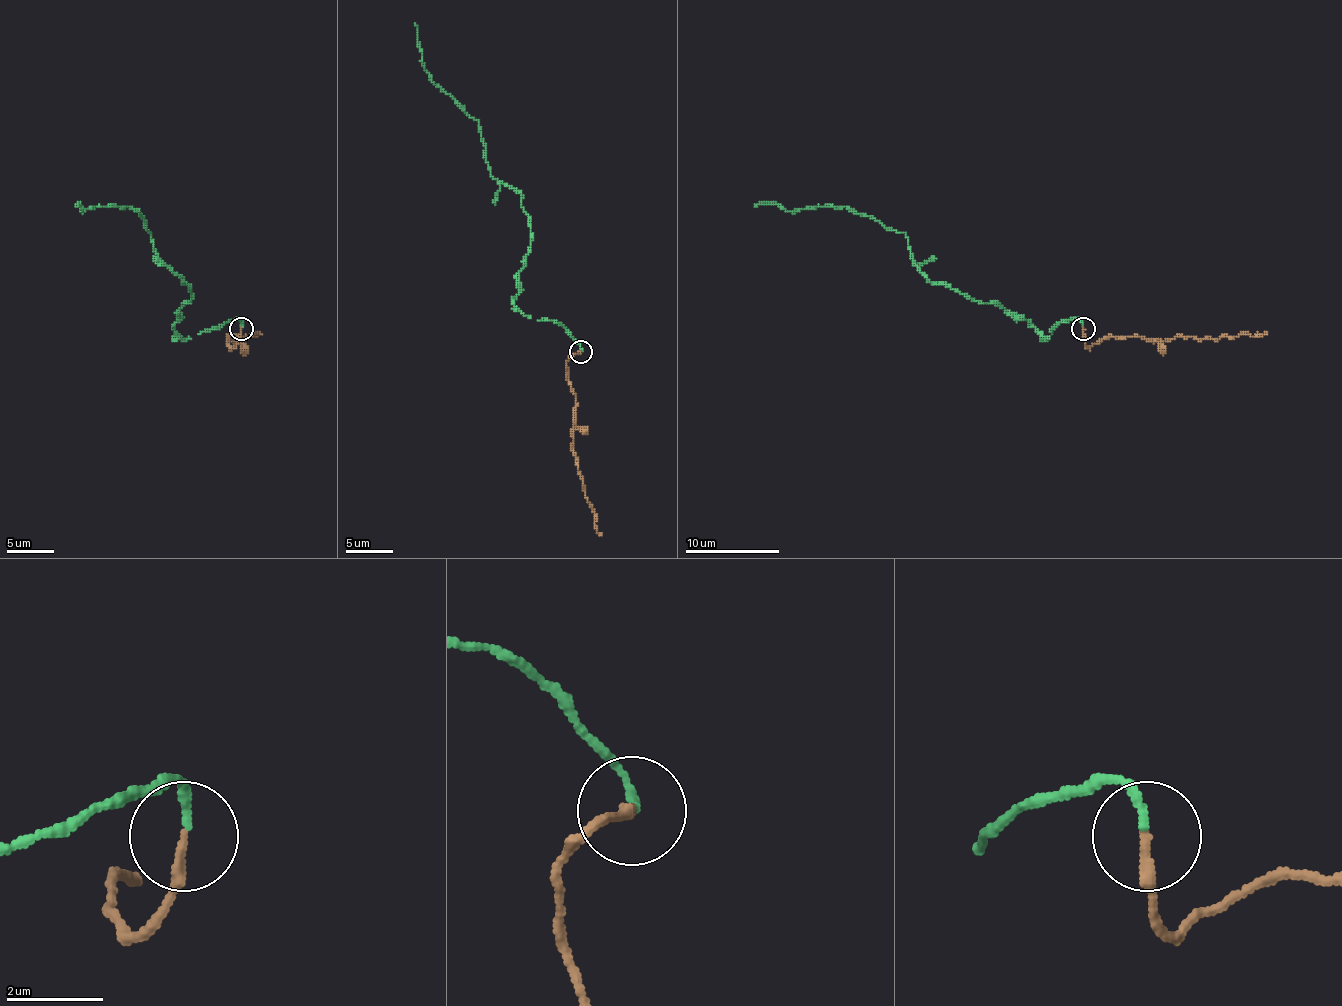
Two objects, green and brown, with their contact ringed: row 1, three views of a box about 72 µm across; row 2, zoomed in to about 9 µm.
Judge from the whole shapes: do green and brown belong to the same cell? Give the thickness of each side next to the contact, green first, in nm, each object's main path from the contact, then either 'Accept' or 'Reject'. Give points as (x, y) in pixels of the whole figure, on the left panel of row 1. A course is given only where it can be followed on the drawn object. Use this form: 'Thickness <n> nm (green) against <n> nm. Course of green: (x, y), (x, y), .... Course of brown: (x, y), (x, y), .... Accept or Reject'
Thickness 160 nm (green) against 240 nm. Course of green: (241, 327), (236, 317), (189, 339), (174, 329), (191, 289), (158, 256), (141, 216), (134, 209), (75, 207). Course of brown: (241, 329), (241, 339), (229, 346), (226, 339), (236, 336), (233, 341), (231, 336), (243, 339), (262, 334). Accept

